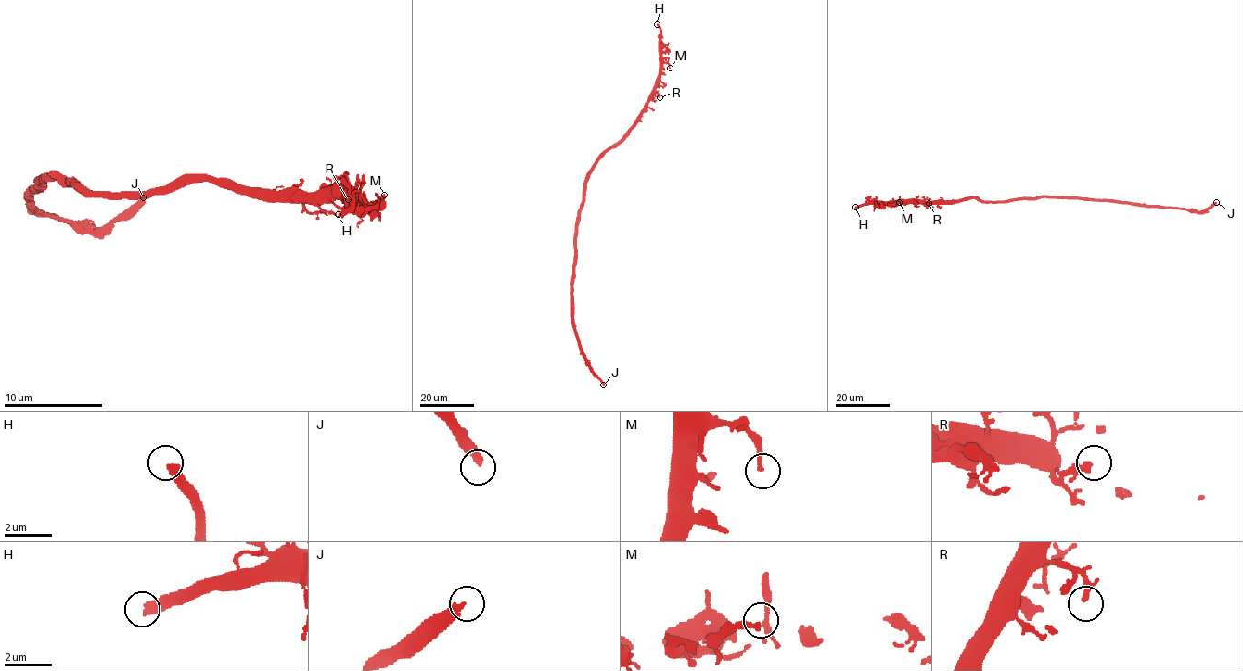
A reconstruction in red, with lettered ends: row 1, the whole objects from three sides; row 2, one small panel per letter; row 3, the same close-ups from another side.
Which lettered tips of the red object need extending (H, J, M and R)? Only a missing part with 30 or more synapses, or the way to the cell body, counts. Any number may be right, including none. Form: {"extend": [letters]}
{"extend": ["J"]}

